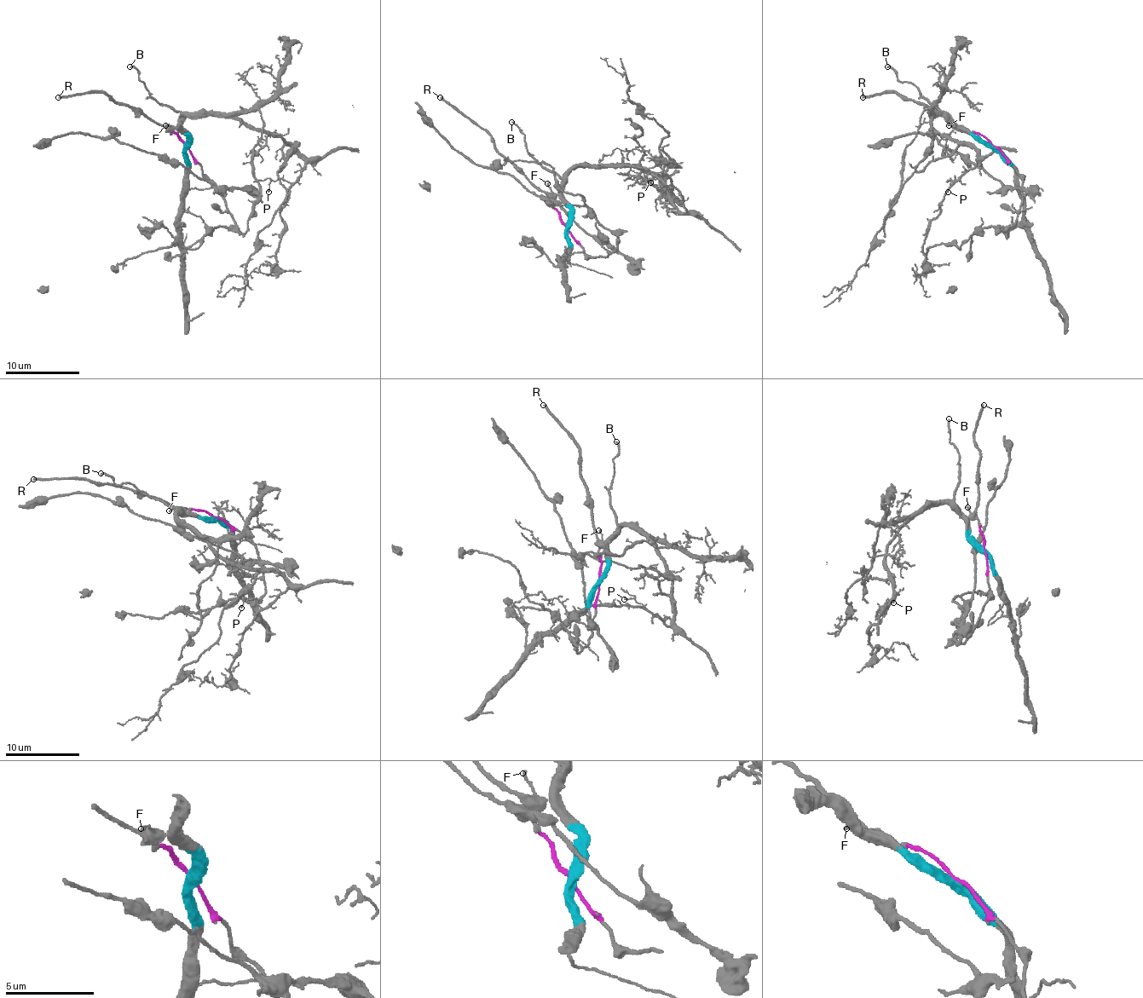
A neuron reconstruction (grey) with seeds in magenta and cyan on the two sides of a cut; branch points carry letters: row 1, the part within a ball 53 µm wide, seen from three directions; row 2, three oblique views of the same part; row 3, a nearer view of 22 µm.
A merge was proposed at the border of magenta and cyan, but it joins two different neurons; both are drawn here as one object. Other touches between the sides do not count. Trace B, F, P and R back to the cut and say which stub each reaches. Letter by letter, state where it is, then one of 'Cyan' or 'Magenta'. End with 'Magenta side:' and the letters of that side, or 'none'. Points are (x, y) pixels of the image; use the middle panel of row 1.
B: Place: (511, 122). Cyan
F: Place: (547, 183). Magenta
P: Place: (650, 182). Cyan
R: Place: (440, 97). Magenta
Magenta side: F, R

